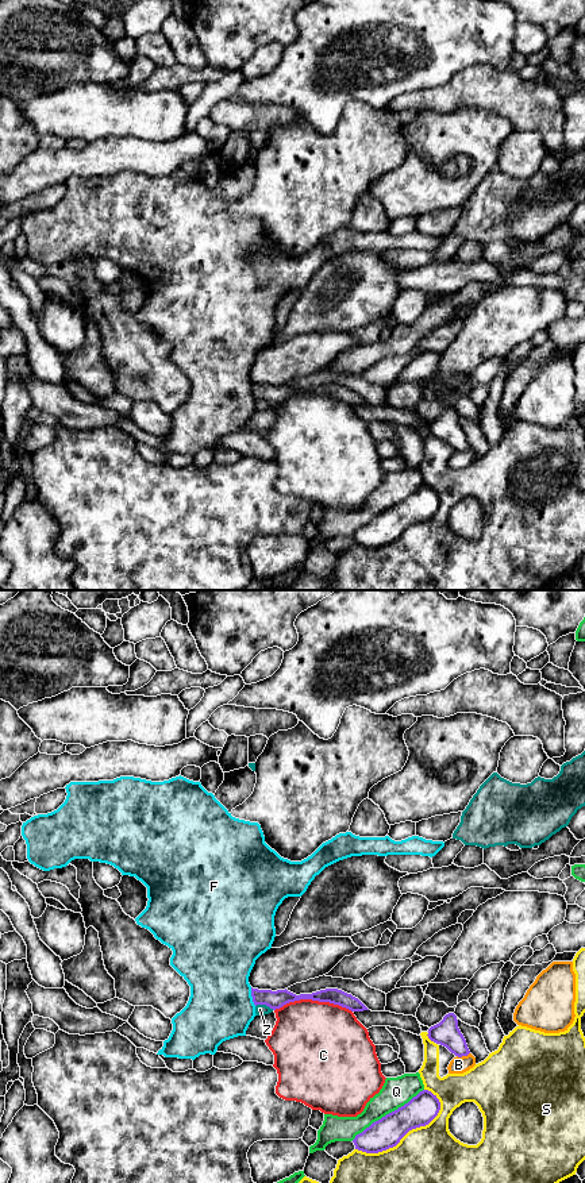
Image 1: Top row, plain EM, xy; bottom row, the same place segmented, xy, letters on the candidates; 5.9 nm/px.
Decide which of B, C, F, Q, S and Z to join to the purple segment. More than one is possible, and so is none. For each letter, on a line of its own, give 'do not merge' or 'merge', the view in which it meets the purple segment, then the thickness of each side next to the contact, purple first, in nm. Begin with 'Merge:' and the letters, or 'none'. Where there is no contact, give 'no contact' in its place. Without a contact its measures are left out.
Merge: none
B: do not merge; contact in xy; calibres 150 and 100 nm
C: do not merge; contact in xy; calibres 110 and 480 nm
F: do not merge; contact in xy; calibres 110 and 380 nm
Q: do not merge; contact in xy; calibres 180 and 180 nm
S: do not merge; contact in xy; calibres 180 and 480 nm
Z: do not merge; contact in xy; calibres 110 and 60 nm

